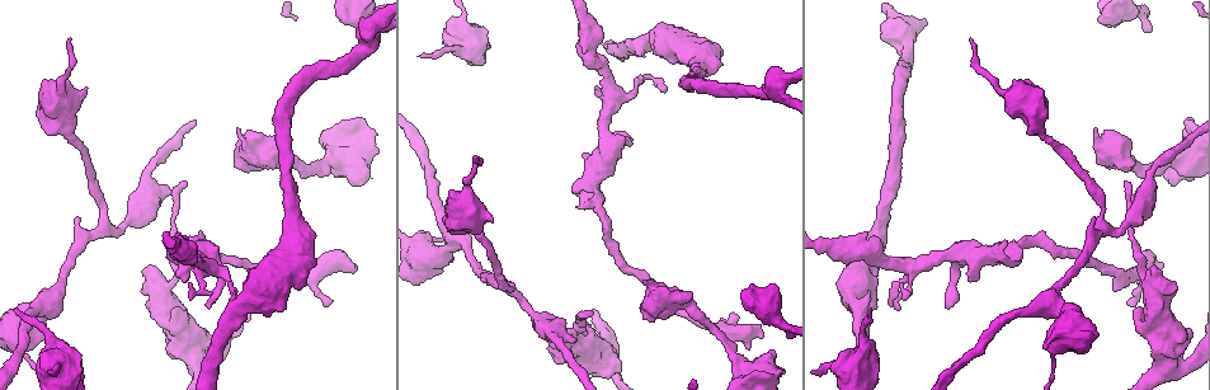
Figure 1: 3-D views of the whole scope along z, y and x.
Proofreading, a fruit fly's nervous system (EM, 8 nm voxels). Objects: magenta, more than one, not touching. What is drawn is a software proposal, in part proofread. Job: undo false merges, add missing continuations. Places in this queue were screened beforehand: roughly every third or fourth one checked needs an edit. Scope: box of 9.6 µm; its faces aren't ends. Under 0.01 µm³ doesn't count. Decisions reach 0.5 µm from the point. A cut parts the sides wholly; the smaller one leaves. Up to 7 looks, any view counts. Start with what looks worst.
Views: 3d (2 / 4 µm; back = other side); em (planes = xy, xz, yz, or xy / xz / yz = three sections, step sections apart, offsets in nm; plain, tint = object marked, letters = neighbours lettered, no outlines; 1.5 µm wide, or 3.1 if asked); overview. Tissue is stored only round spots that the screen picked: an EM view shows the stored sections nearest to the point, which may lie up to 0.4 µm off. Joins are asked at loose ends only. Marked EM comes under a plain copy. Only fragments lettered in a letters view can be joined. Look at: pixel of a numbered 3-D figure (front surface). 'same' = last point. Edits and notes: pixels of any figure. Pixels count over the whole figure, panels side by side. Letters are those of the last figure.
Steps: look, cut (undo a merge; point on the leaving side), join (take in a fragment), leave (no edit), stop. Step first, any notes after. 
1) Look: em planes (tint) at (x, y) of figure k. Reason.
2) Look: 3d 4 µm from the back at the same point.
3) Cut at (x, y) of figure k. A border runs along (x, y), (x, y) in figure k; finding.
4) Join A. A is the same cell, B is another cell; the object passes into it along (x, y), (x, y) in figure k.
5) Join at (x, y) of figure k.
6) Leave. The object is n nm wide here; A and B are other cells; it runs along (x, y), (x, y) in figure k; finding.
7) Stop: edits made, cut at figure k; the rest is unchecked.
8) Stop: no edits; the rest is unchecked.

Look: 3d 2 µm at (949, 304) of figure 1. An open end.

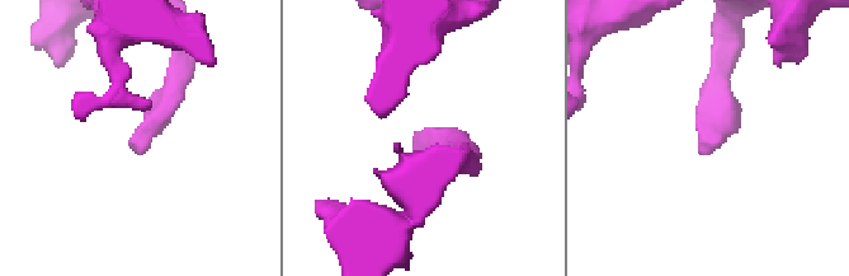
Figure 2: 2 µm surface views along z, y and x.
Look: em planes (tint) at (128, 145) of figure 2. Shape alone is not enough.

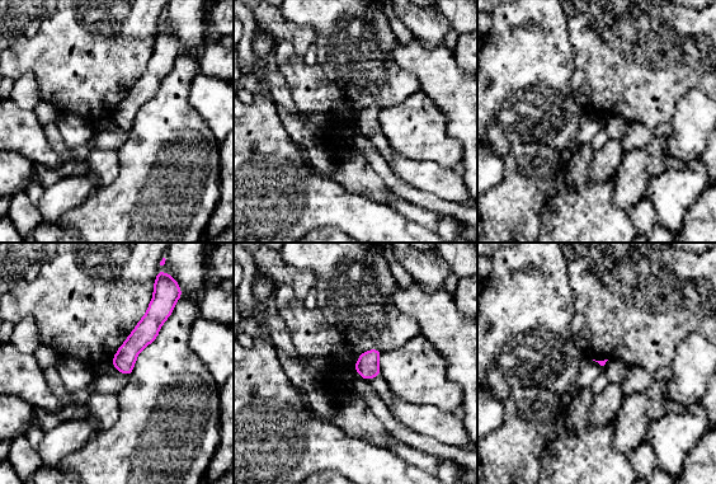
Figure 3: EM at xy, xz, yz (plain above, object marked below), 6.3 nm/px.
Look: em planes (letters) at the same point.

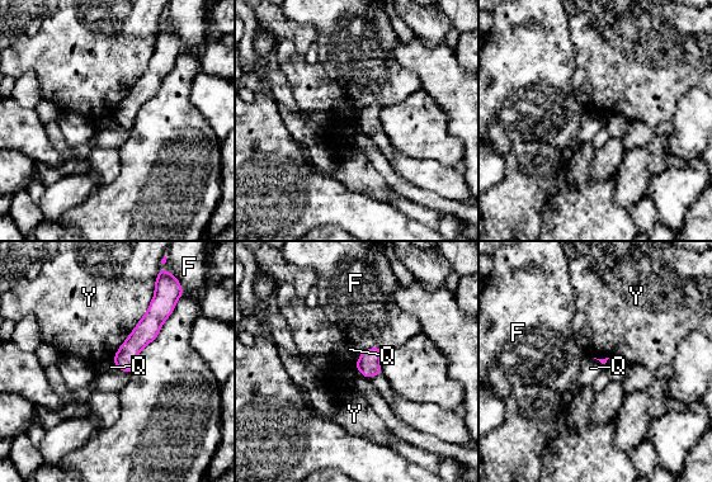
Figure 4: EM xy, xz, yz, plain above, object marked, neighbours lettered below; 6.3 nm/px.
Leave. F, Q and Y are other cells; a border runs along (364, 350), (357, 362) in figure 4; no lettered fragment goes on from it.

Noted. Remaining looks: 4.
Look: 3d 4 µm at (425, 240) of figure 1.

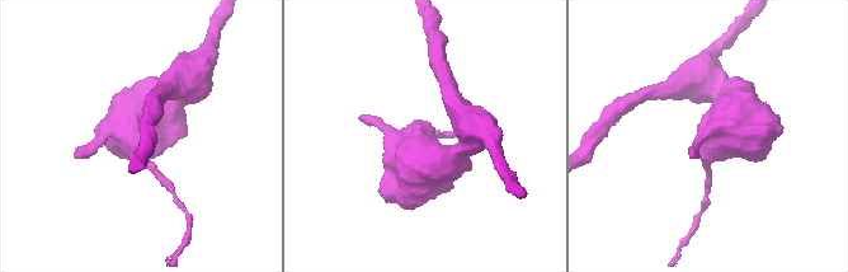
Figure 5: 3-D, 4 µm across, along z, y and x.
Look: em xz step 4 (tint) at (711, 150) of figure 5.

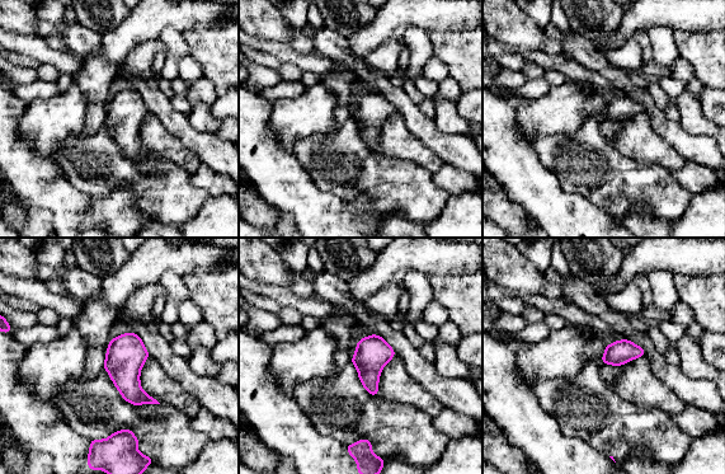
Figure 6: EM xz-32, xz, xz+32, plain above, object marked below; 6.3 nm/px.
Look: em xz step 4 (letters) at the same point. See the neighbours.

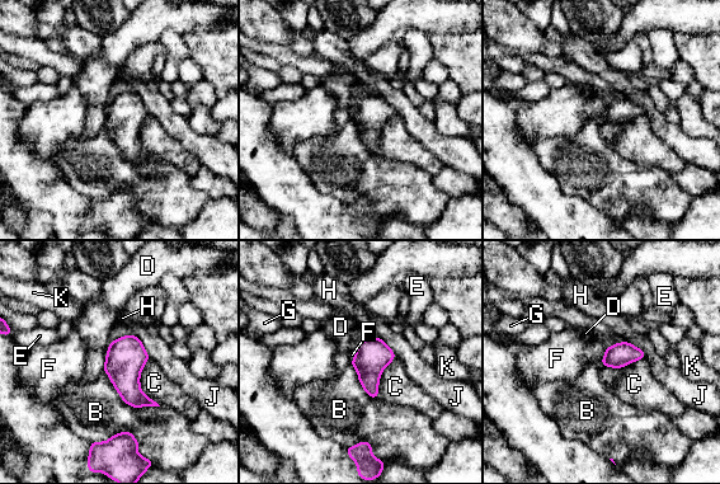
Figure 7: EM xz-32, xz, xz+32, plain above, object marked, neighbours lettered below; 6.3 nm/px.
Leave. The object is 220 nm wide here; B, C, D, E, F, G, H, J and K are other cells; a border runs along (111, 342), (106, 351) in figure 7; all the same cell.

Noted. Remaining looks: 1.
Look: em planes (letters) at (234, 163) of figure 1. Free end.

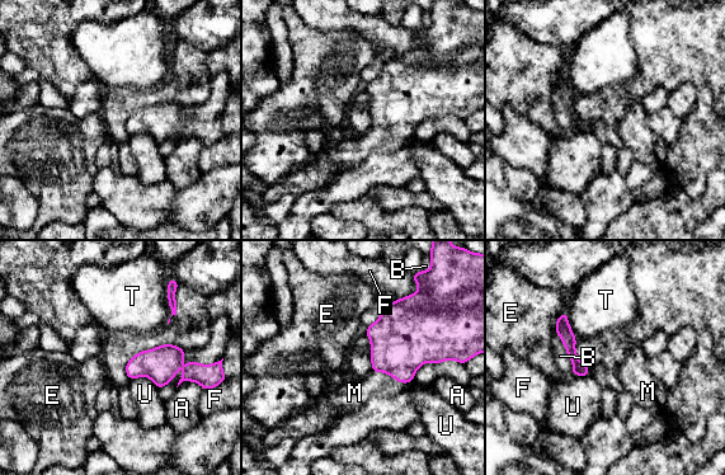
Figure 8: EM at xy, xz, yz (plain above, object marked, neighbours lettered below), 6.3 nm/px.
Join M. M is the same cell, A, B, E, F, T and U are other cells; the object passes into it along (403, 338), (389, 374), (354, 393) in figure 8; the cell continues.

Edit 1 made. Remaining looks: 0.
Stop: edits made, join at figure 8; the rest is unchecked.

